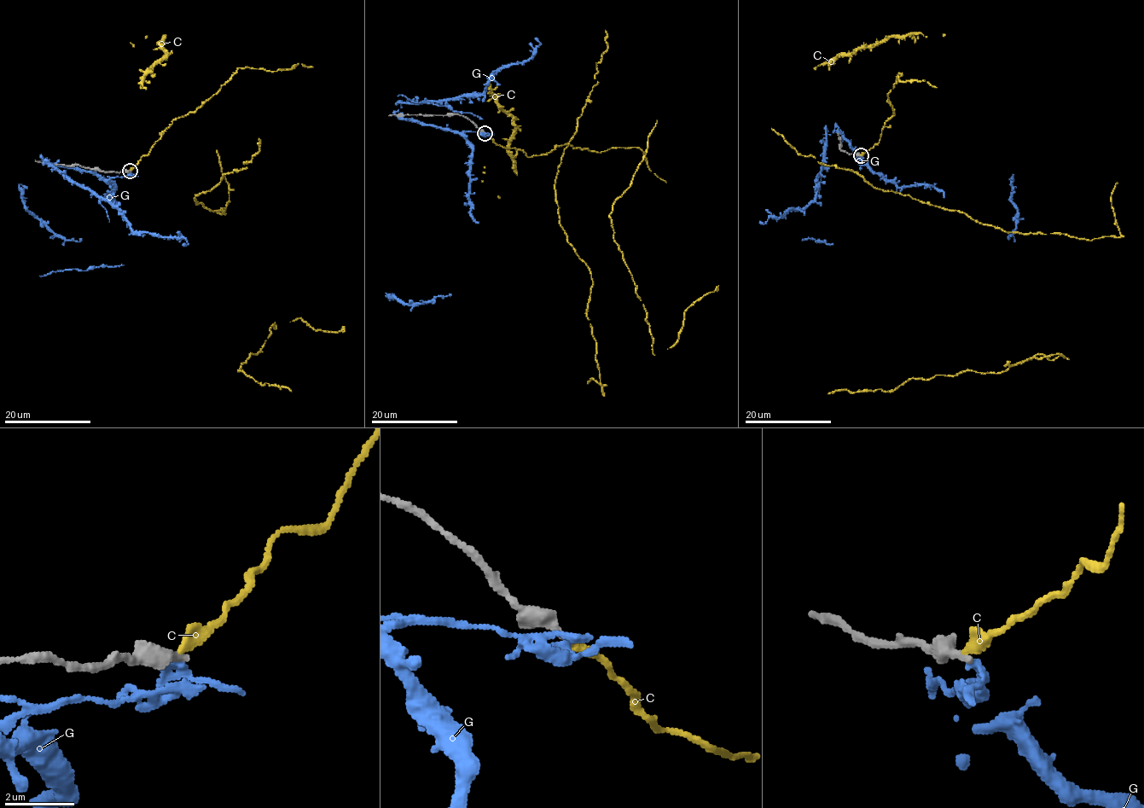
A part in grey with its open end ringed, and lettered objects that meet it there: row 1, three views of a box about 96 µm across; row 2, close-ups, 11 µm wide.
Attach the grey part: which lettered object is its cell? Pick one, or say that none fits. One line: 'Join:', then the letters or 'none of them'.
Join: C

